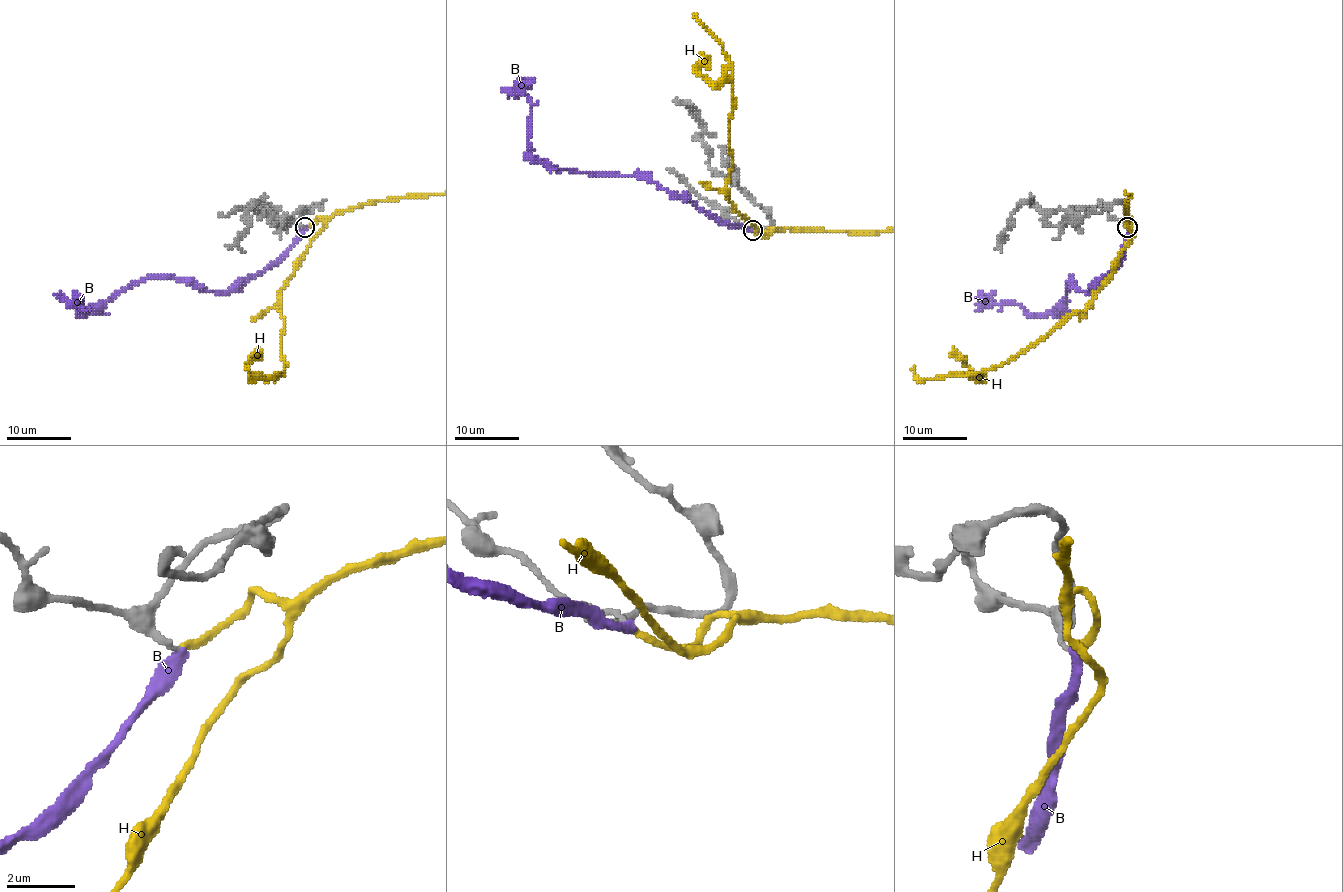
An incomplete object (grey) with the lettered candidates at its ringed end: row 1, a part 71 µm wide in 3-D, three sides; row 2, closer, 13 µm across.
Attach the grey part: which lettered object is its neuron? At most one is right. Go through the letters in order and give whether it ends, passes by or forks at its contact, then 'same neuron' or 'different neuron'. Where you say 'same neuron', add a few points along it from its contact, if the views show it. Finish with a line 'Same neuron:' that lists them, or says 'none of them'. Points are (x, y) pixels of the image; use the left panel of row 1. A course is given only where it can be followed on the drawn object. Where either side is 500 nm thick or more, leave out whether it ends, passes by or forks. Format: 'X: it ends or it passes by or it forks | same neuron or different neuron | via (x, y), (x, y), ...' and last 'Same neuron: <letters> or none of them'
B: it ends | different neuron
H: it ends | same neuron
Same neuron: H

